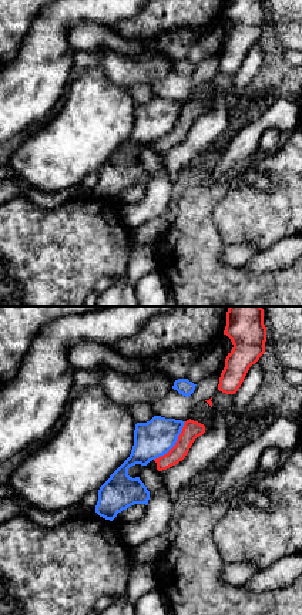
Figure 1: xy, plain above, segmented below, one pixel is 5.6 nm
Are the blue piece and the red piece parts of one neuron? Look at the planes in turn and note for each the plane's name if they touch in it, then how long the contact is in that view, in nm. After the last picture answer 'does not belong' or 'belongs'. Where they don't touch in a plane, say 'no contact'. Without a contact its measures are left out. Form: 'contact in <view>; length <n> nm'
contact in xy; length 280 nm

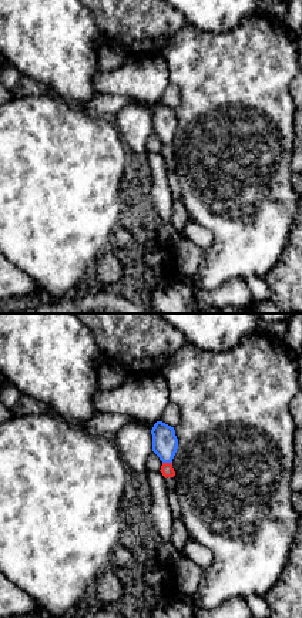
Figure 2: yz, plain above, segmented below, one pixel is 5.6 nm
contact in yz; length 60 nm

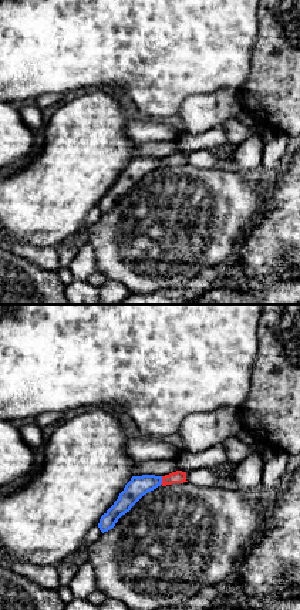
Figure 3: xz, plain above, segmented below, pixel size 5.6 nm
contact in xz; length 50 nm

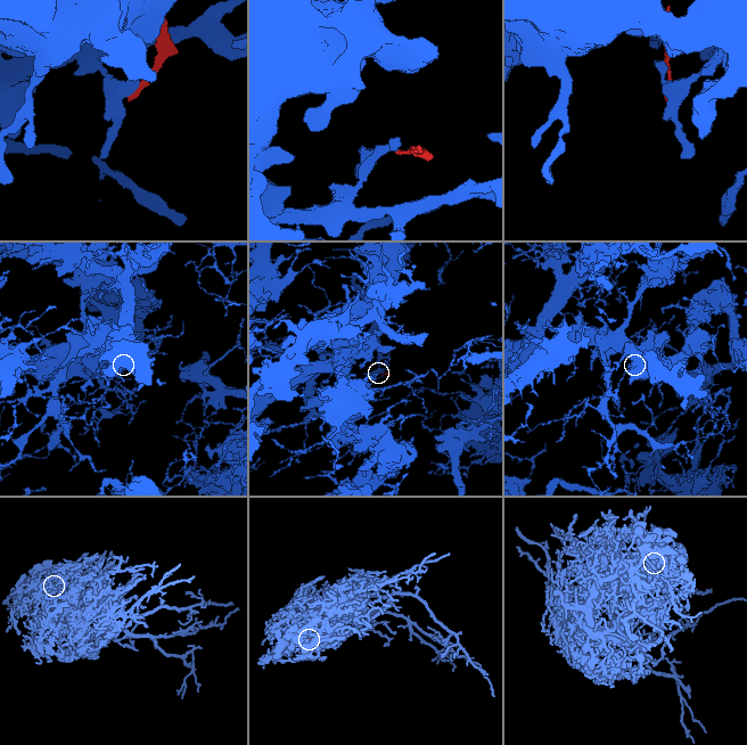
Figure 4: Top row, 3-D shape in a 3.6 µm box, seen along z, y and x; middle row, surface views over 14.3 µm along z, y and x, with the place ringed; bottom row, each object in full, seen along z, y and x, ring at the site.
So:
belongs

